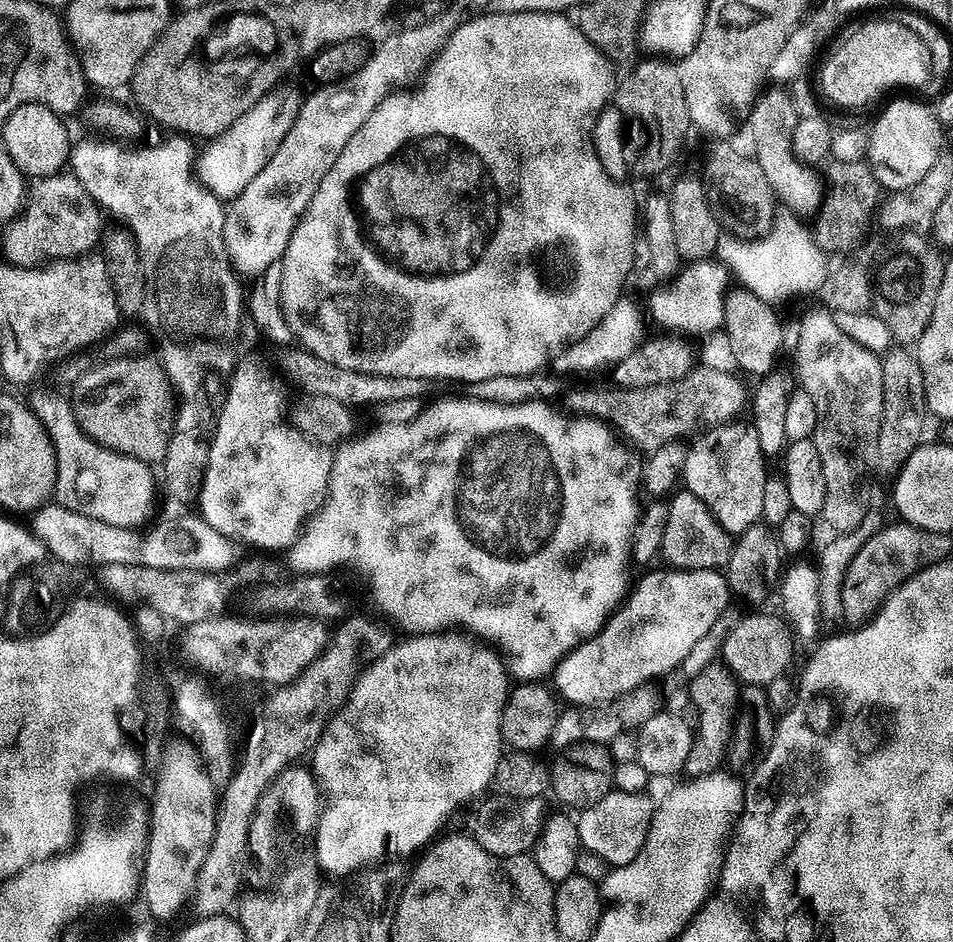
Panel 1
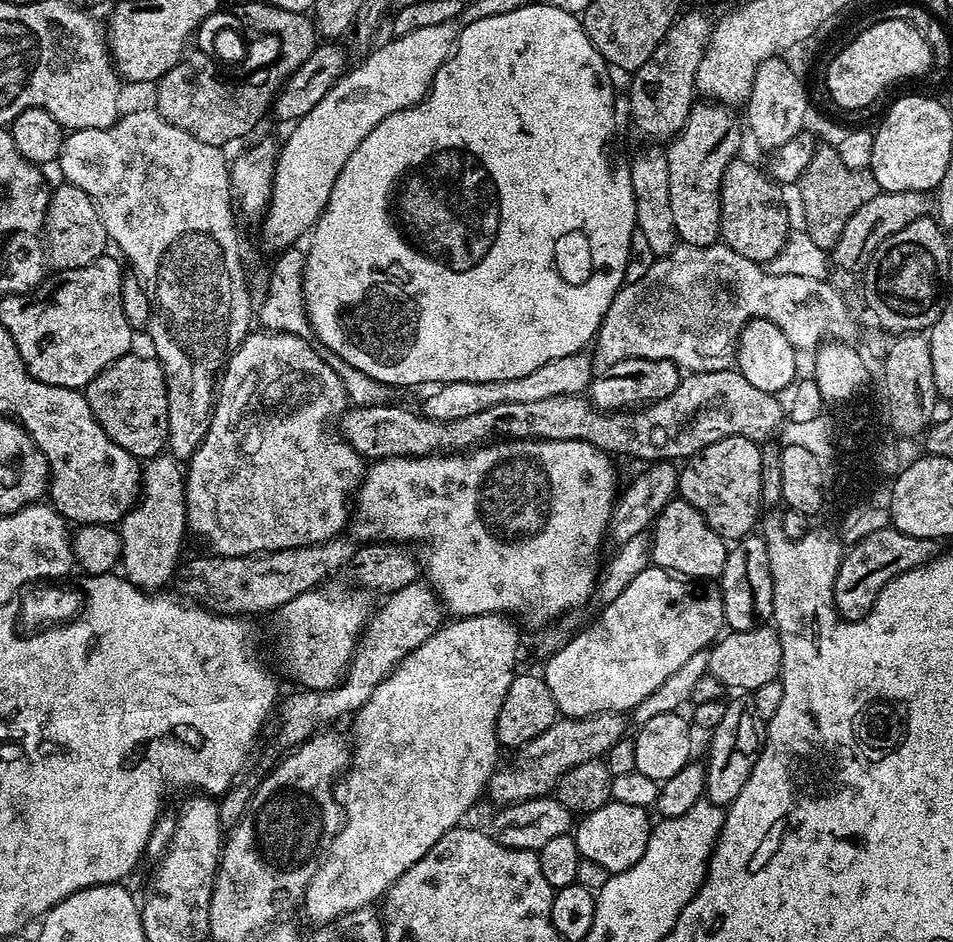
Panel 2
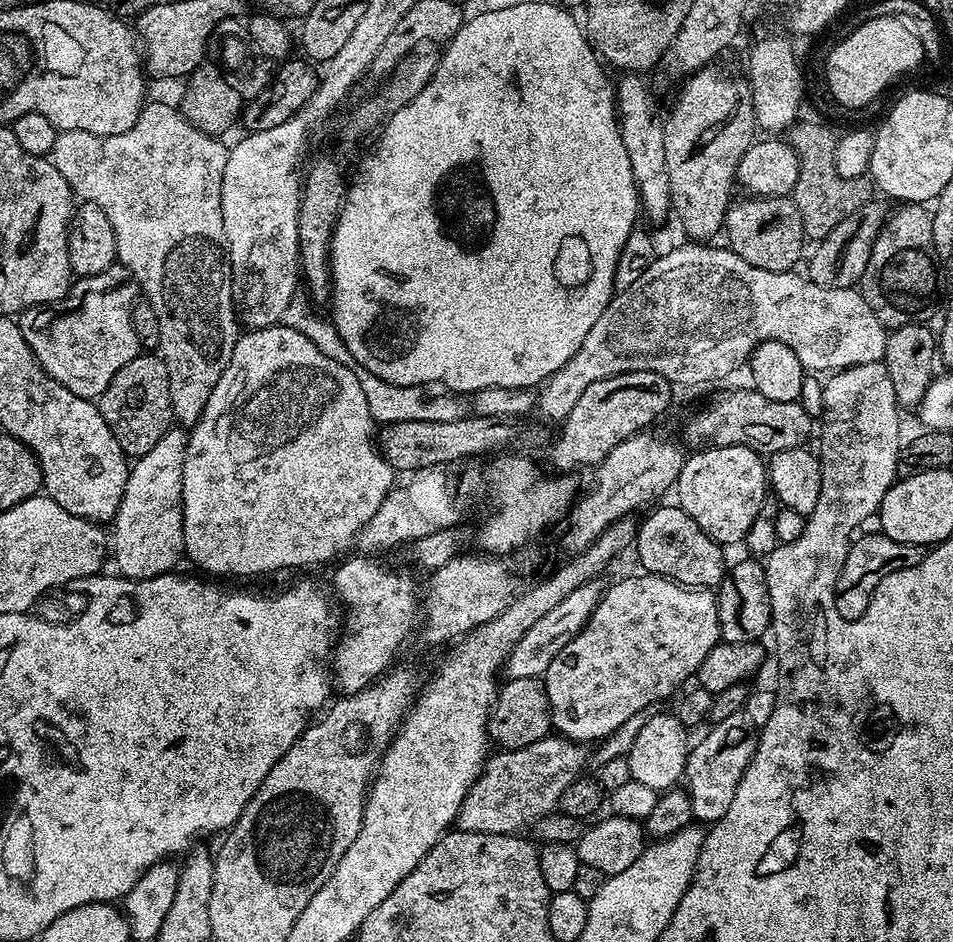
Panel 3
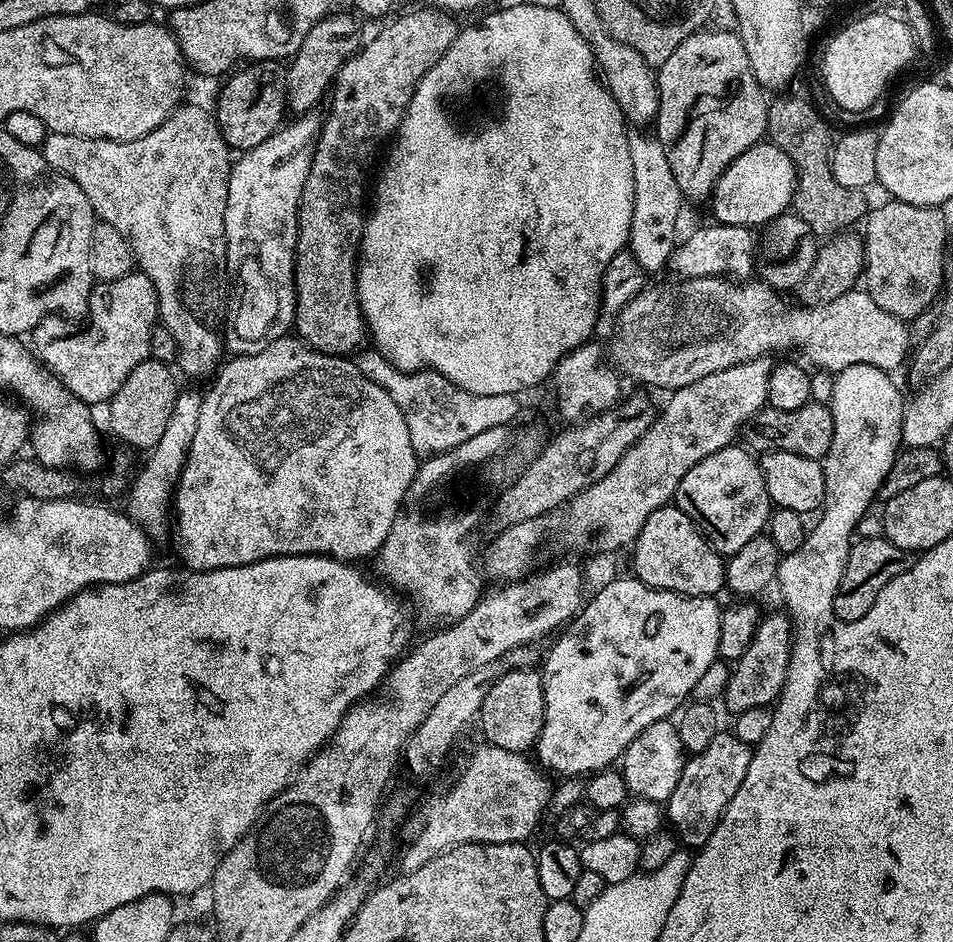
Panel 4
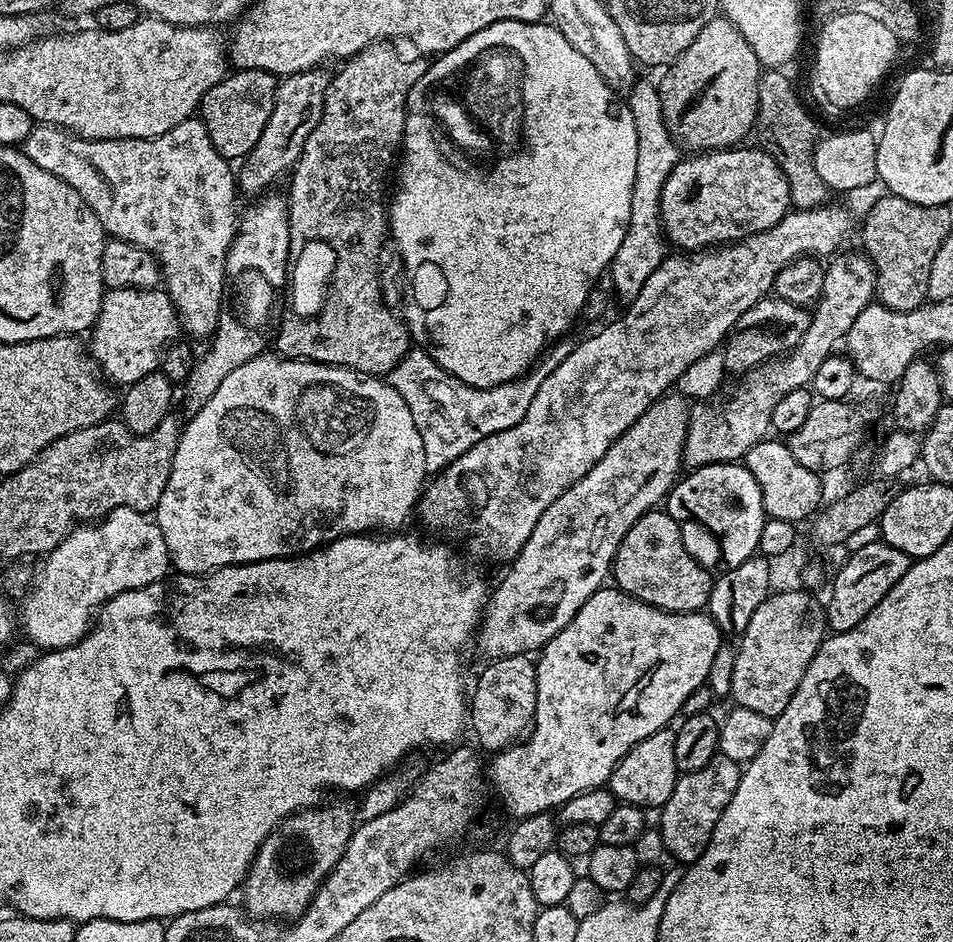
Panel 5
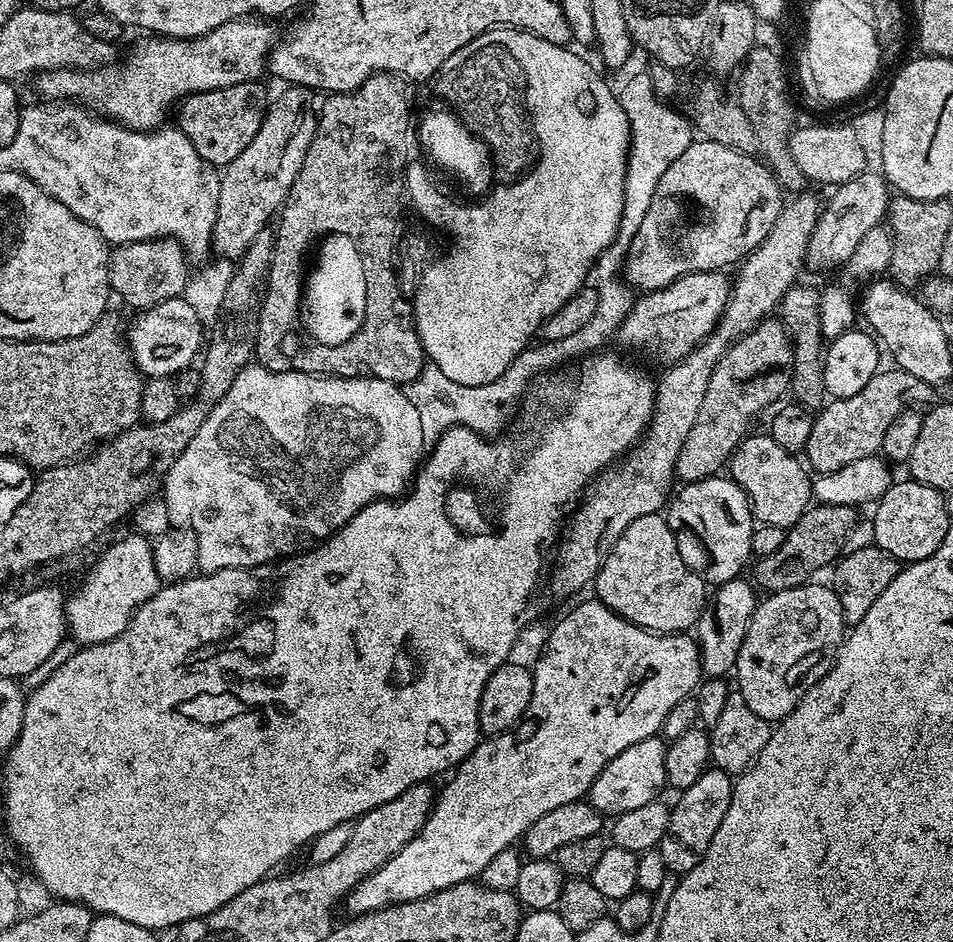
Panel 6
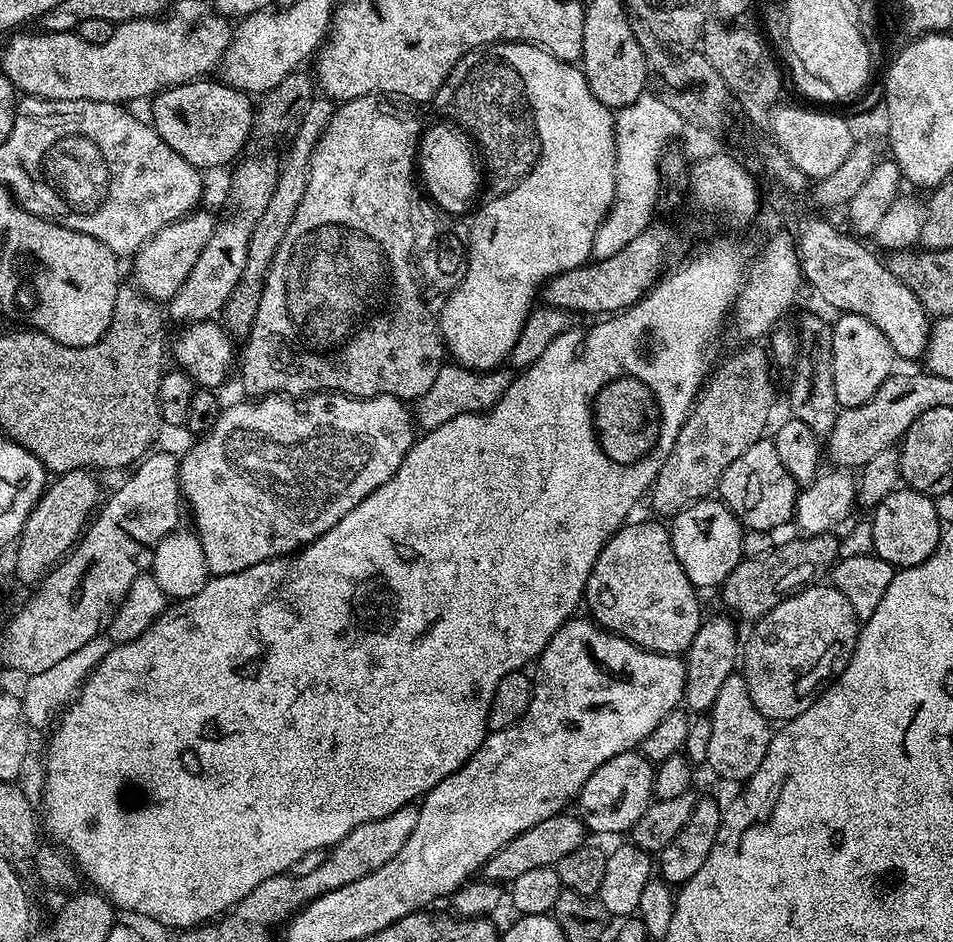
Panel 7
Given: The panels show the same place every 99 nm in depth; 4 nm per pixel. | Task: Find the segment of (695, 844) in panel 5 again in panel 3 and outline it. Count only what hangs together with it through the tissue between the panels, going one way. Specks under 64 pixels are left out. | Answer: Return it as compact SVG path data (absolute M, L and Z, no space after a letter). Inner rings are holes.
M738 711L722 722L711 725L709 732L700 741L691 745L688 764L684 767L683 779L688 780L686 791L692 803L692 819L704 826L711 826L730 810L738 782L742 782L744 771L754 758L758 739L758 728Z

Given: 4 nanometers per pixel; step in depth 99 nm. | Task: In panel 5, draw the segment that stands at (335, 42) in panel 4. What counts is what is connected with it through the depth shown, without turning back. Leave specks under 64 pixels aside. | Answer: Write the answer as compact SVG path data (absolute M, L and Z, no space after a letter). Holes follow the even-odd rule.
M323 67L311 68L298 74L283 77L277 83L274 110L270 110L270 122L266 122L266 130L262 130L262 138L258 138L254 150L244 157L238 168L238 188L248 198L256 198L267 193L275 180L289 175L295 168L302 154L302 146L306 138L318 126L322 118L322 106L326 98L326 86L330 76L324 73ZM241 167L241 168L240 168Z

